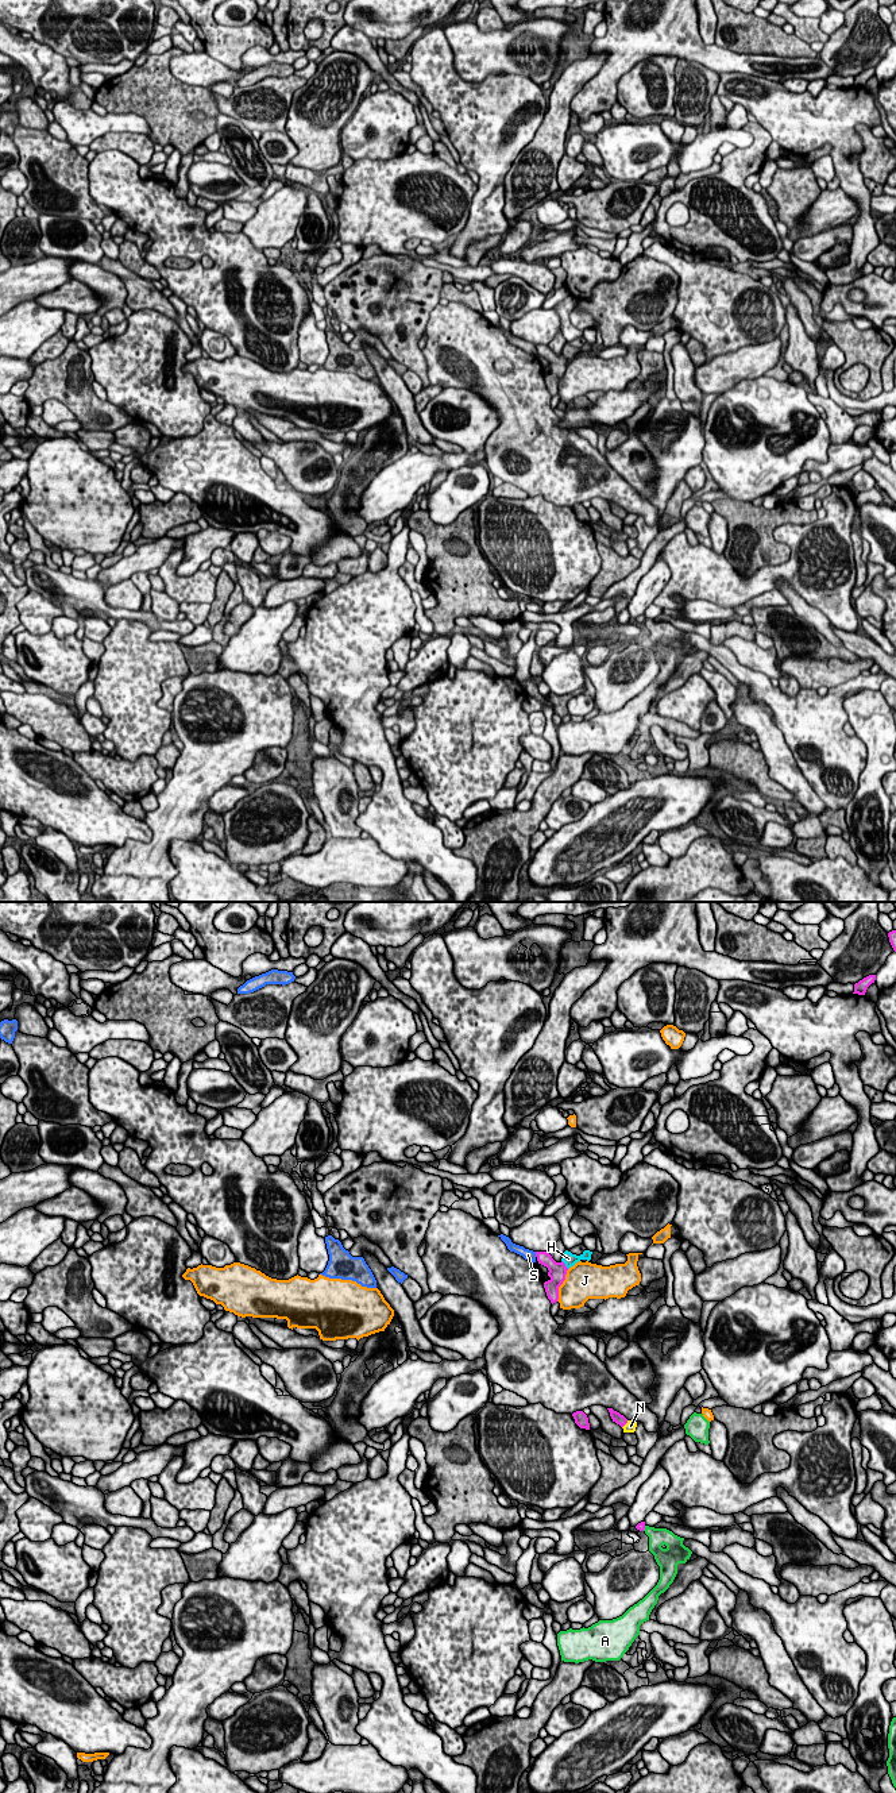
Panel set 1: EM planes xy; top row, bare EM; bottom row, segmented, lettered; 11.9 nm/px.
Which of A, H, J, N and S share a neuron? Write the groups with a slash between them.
A / H N / J / S

